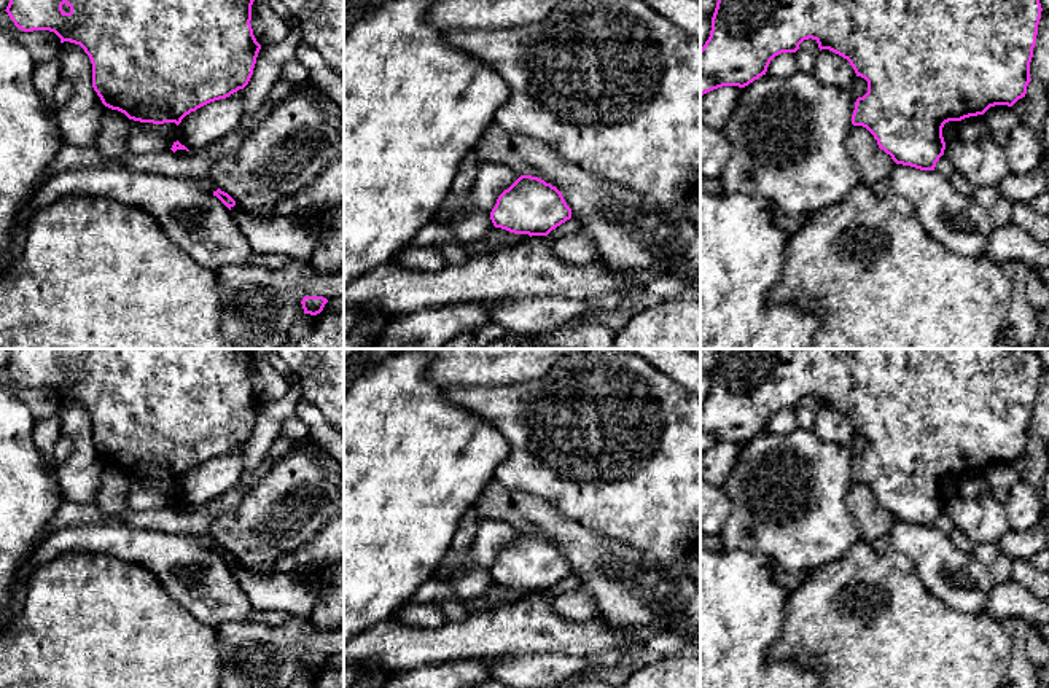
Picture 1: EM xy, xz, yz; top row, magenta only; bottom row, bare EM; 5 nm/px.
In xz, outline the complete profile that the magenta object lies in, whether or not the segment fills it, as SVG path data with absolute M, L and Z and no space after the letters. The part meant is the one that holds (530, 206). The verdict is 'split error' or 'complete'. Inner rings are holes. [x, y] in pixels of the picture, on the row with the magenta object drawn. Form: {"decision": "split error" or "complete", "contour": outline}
{"decision": "complete", "contour": "M521 175L505 190L490 212L495 228L514 234L548 236L571 218L562 193L532 175Z"}

